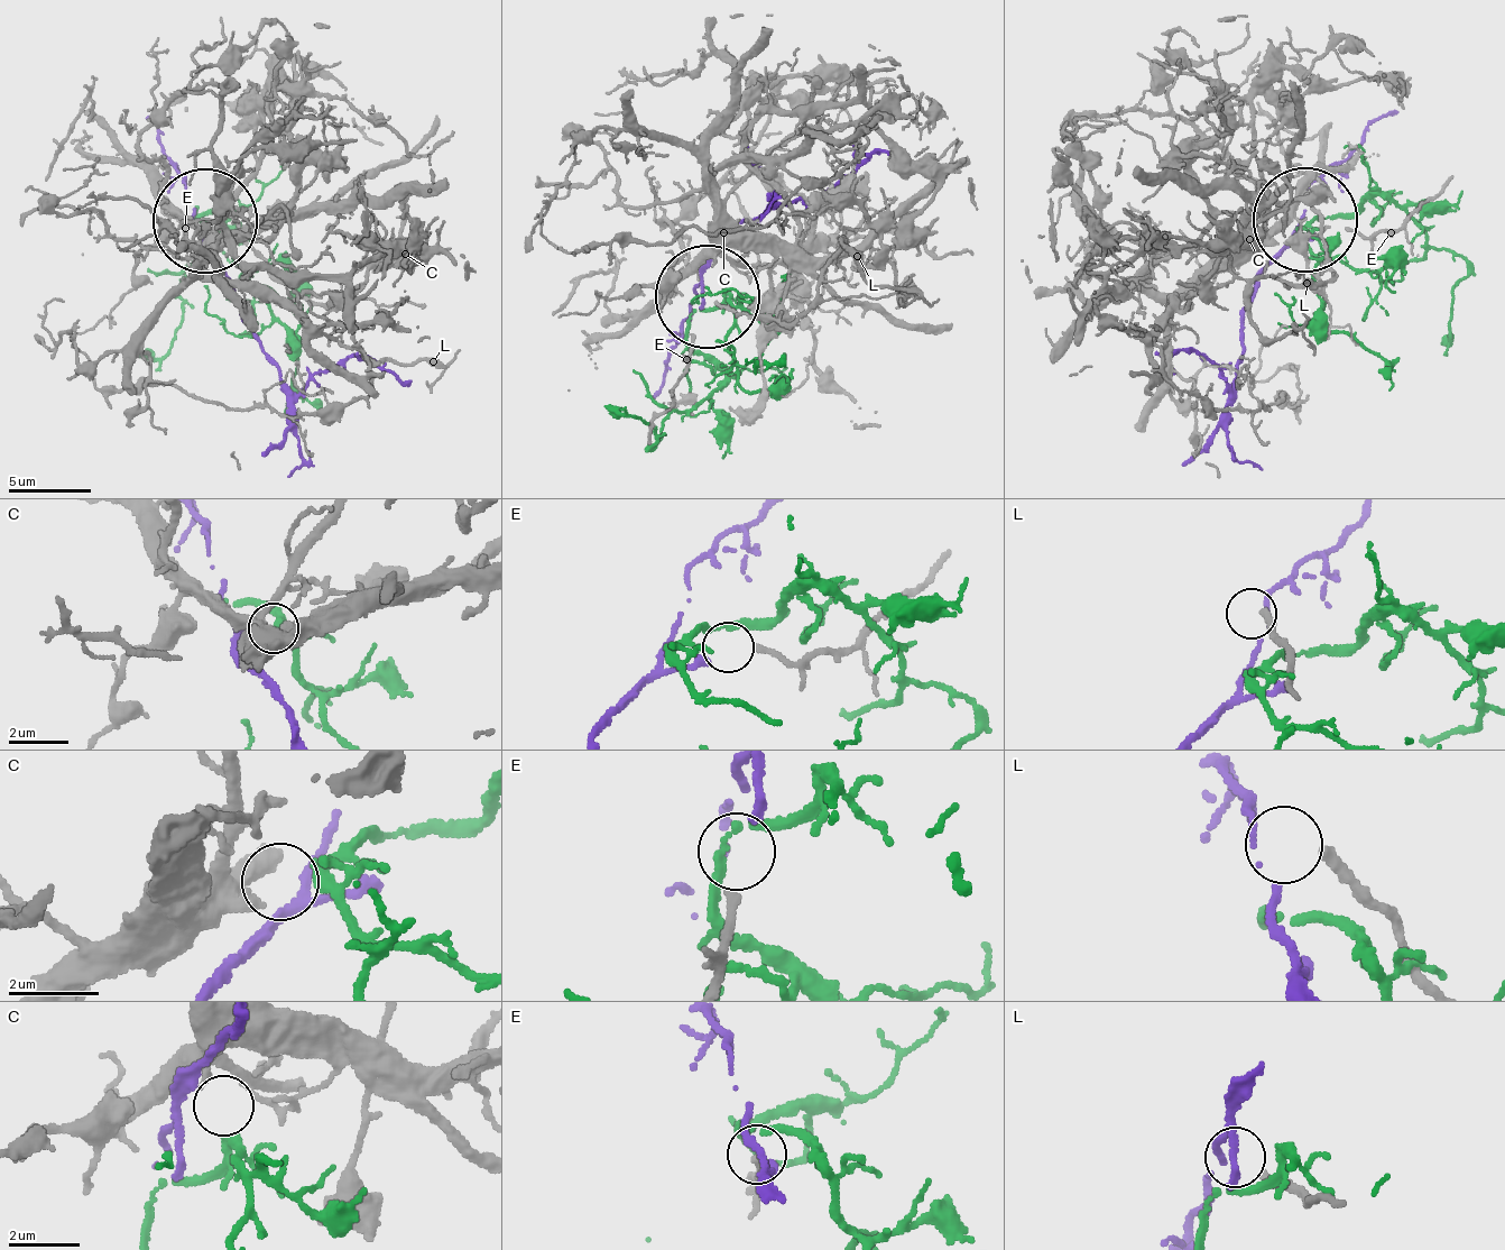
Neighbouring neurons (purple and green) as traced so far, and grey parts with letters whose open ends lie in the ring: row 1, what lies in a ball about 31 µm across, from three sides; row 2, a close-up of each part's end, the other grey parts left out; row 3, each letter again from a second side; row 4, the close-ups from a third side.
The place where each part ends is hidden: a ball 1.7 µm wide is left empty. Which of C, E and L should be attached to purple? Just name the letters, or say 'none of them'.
E

